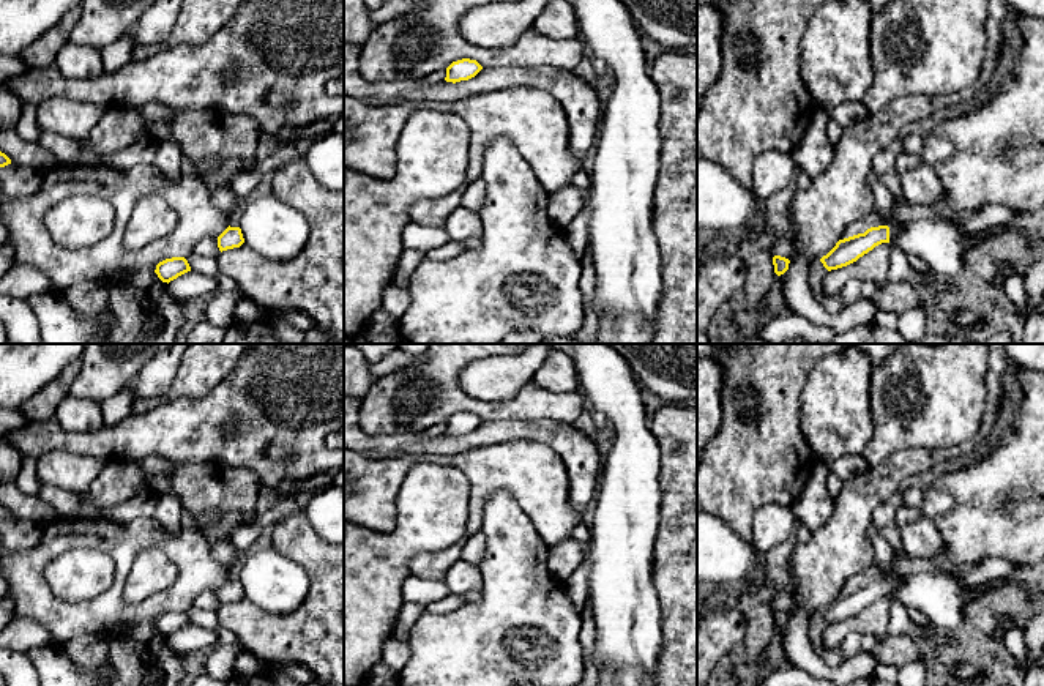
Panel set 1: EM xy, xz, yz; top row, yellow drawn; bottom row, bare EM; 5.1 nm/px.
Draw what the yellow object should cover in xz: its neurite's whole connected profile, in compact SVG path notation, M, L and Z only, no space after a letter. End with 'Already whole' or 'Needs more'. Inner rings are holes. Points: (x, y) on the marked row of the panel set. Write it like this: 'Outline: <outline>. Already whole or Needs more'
Outline: M462 58L462 60L453 62L446 68L445 80L453 84L460 80L468 80L475 77L481 69L483 66L476 60Z. Already whole

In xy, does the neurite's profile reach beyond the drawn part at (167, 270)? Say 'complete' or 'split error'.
complete

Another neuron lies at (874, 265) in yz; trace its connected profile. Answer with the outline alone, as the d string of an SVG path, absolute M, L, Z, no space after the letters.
M882 243L863 257L859 257L856 262L828 271L823 278L822 287L818 289L818 295L839 295L842 287L852 279L861 282L872 281L877 284L878 289L883 289L886 284L889 284L889 254L891 246L888 243Z

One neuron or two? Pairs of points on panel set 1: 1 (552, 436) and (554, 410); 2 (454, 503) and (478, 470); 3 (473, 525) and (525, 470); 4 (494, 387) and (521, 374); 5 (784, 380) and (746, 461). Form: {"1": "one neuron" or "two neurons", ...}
{"1": "two neurons", "2": "two neurons", "3": "one neuron", "4": "one neuron", "5": "one neuron"}

